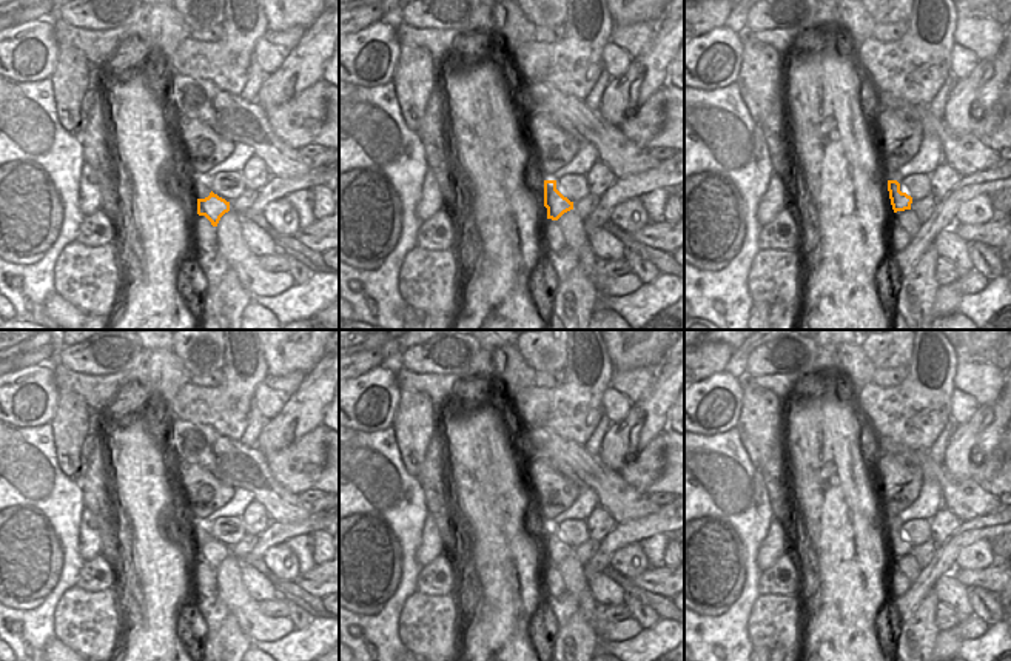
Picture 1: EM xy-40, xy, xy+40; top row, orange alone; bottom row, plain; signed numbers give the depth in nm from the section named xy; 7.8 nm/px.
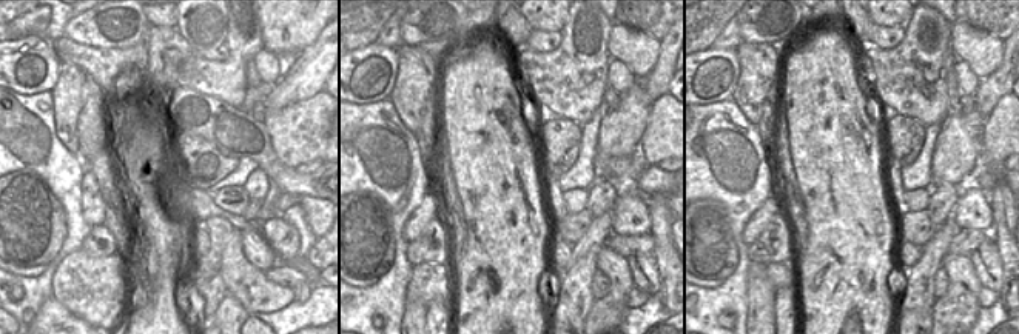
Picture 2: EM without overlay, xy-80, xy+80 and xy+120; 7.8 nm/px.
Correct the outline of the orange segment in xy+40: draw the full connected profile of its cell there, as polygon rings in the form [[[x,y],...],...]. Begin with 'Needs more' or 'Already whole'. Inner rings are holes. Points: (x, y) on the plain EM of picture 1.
Needs more. [[[898,516],[888,519],[888,536],[894,558],[911,555],[912,542],[905,538]]]

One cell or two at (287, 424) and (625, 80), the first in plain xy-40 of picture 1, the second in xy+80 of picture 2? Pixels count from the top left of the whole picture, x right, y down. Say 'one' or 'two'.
two

